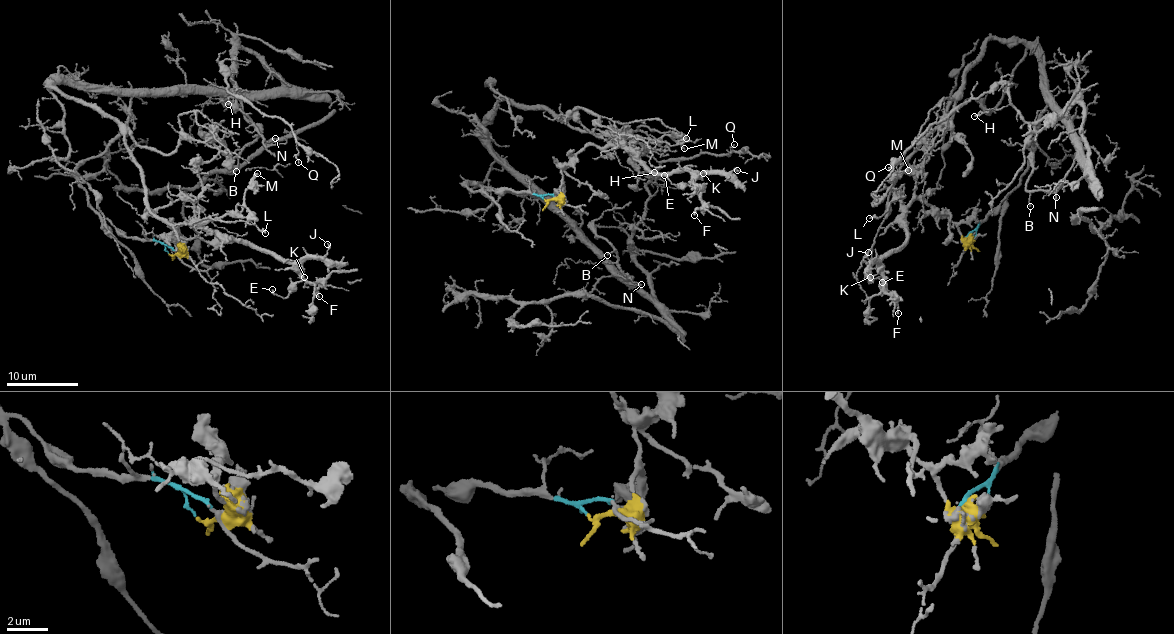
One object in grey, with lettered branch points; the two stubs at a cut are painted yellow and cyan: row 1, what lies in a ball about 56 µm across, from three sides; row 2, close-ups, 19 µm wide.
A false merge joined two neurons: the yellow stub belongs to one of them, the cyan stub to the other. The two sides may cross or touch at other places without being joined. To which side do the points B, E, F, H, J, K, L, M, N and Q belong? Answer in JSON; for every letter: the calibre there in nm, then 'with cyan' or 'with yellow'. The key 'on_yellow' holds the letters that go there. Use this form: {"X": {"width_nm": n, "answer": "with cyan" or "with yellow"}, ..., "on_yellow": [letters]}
{"B": {"width_nm": 110, "answer": "with cyan"}, "E": {"width_nm": 170, "answer": "with yellow"}, "F": {"width_nm": 150, "answer": "with yellow"}, "H": {"width_nm": 150, "answer": "with cyan"}, "J": {"width_nm": 140, "answer": "with yellow"}, "K": {"width_nm": 120, "answer": "with yellow"}, "L": {"width_nm": 260, "answer": "with yellow"}, "M": {"width_nm": 220, "answer": "with yellow"}, "N": {"width_nm": 110, "answer": "with cyan"}, "Q": {"width_nm": 110, "answer": "with cyan"}, "on_yellow": ["E", "F", "J", "K", "L", "M"]}

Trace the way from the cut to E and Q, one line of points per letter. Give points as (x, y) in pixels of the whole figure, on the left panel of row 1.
E: (168, 254), (179, 249), (167, 236), (196, 222), (272, 251), (302, 279), (286, 297), (272, 290)
Q: (168, 252), (80, 184), (137, 94), (282, 86), (241, 48), (230, 92), (288, 121), (298, 162)

